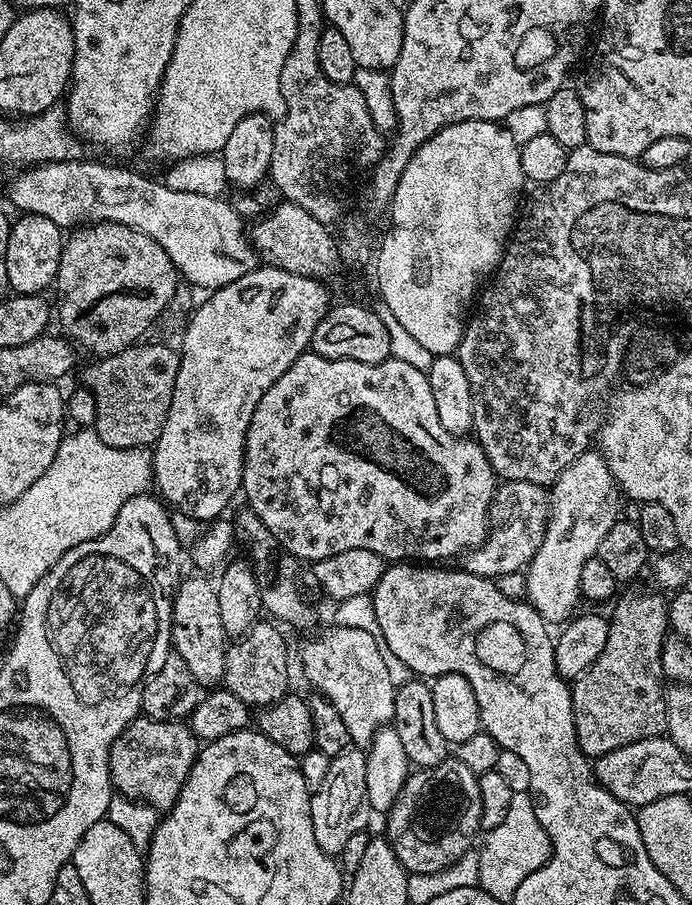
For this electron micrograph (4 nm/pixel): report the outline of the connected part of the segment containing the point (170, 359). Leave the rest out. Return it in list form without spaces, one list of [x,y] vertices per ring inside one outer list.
[[[137,342],[113,356],[97,359],[84,372],[83,387],[94,394],[98,414],[94,431],[115,448],[143,448],[155,445],[162,434],[170,402],[174,398],[174,382],[178,378],[180,354],[175,347]]]

